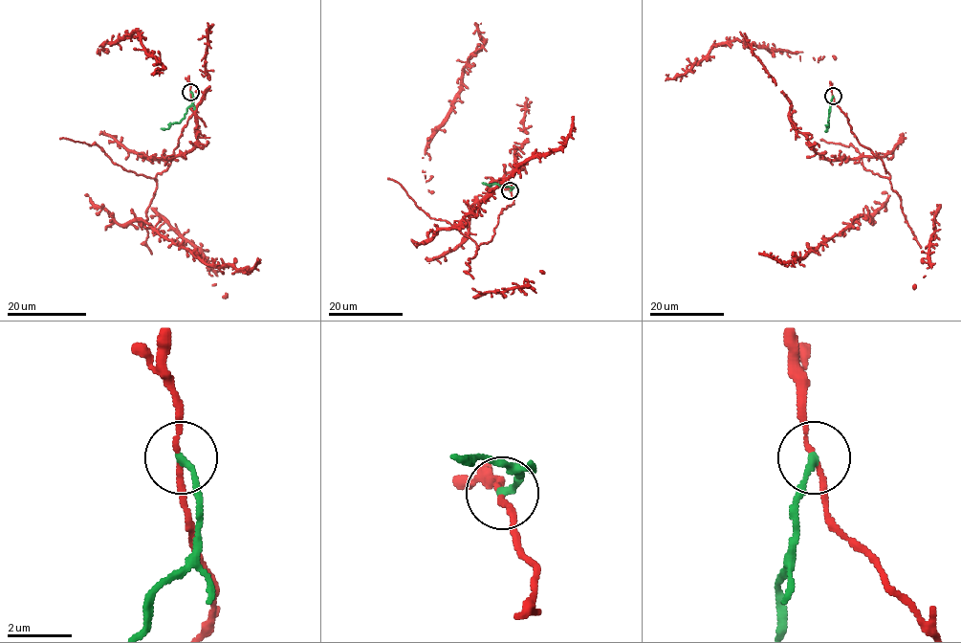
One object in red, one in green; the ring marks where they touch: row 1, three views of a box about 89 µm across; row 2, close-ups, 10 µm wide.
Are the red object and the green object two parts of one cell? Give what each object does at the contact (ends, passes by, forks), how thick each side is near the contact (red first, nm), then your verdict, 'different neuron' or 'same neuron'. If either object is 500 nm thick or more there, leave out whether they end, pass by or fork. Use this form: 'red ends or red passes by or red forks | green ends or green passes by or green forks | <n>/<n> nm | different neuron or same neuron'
red passes by | green ends | 150/200 nm | different neuron

